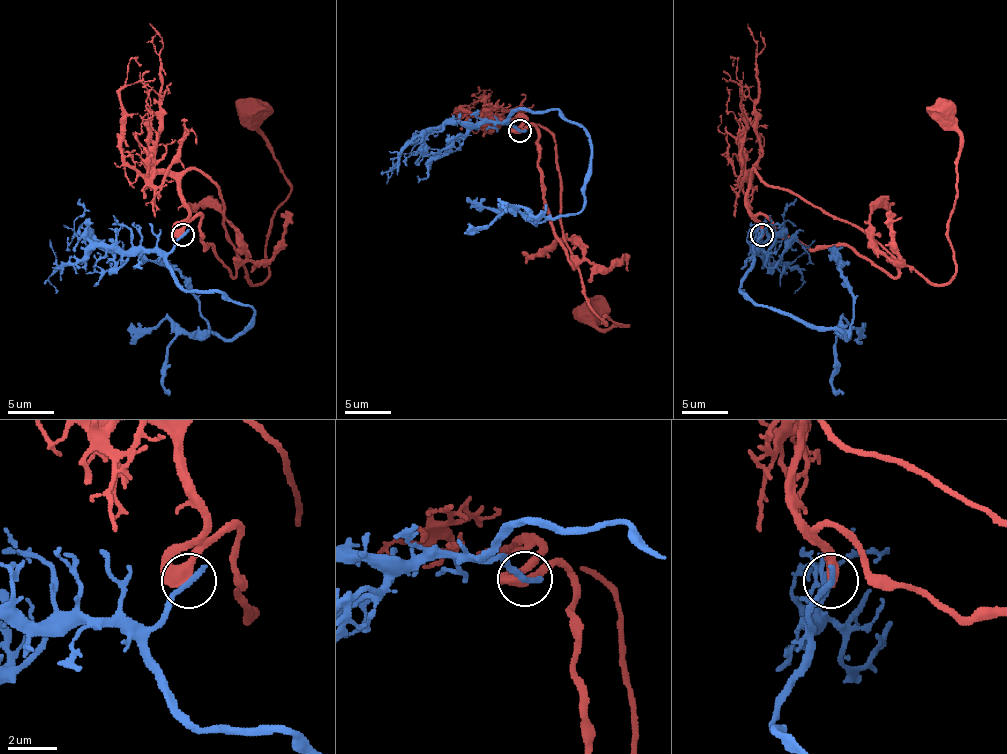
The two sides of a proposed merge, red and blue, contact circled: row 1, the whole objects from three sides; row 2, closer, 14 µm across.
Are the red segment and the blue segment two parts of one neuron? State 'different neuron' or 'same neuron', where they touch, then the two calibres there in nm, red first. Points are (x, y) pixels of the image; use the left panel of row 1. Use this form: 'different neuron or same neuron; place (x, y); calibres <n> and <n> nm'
different neuron; place (182, 235); calibres 400 and 280 nm

